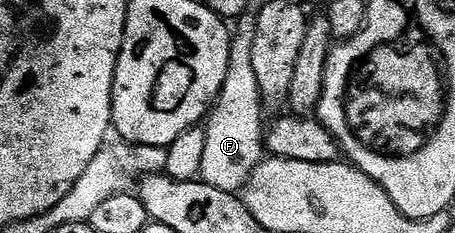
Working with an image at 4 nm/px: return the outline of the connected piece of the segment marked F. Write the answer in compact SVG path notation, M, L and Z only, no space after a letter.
M244 16L234 23L225 84L205 122L206 144L200 179L210 187L231 193L238 193L246 187L265 156L265 107L253 69L254 35L254 17Z

